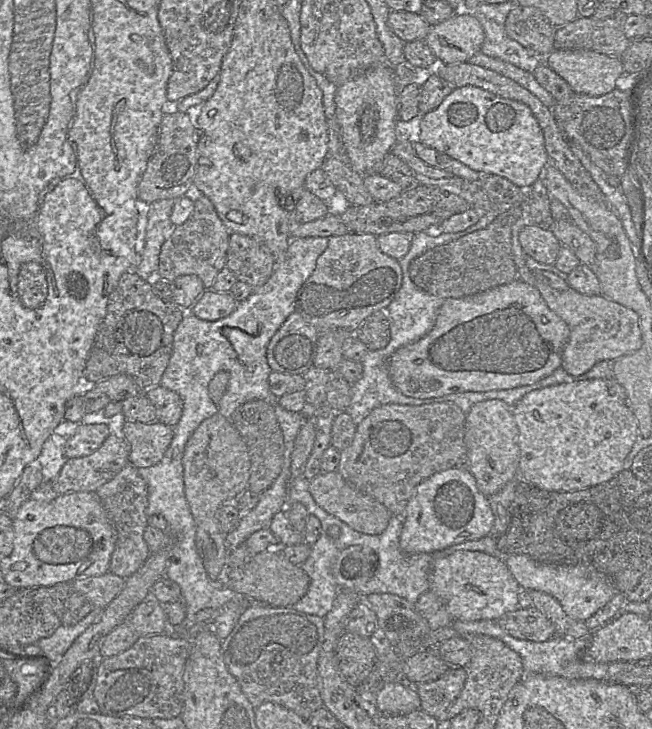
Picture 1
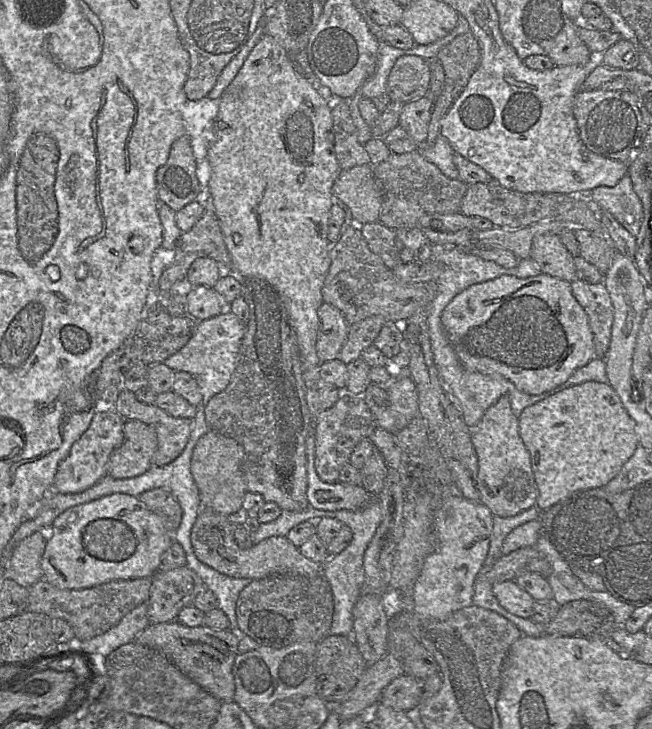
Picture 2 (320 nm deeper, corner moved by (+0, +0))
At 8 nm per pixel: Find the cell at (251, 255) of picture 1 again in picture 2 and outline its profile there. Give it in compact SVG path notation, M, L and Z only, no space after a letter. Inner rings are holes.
M258 277L242 279L242 297L249 308L238 356L238 363L228 386L213 396L205 406L209 430L237 441L244 449L243 479L248 492L257 493L265 502L273 502L281 511L301 512L308 505L306 438L312 429L312 417L306 402L301 358L295 329L279 294Z

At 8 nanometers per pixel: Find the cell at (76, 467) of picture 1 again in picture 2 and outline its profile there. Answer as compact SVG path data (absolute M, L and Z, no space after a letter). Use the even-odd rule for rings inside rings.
M125 420L122 444L110 455L106 475L115 479L131 478L152 467L158 446L155 430L139 420Z

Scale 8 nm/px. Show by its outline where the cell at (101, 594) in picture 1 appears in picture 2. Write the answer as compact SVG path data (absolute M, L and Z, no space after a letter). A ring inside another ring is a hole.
M145 577L113 580L85 589L60 589L42 579L28 587L27 610L65 620L74 631L76 643L105 633L135 607L146 603L151 584L151 578Z

